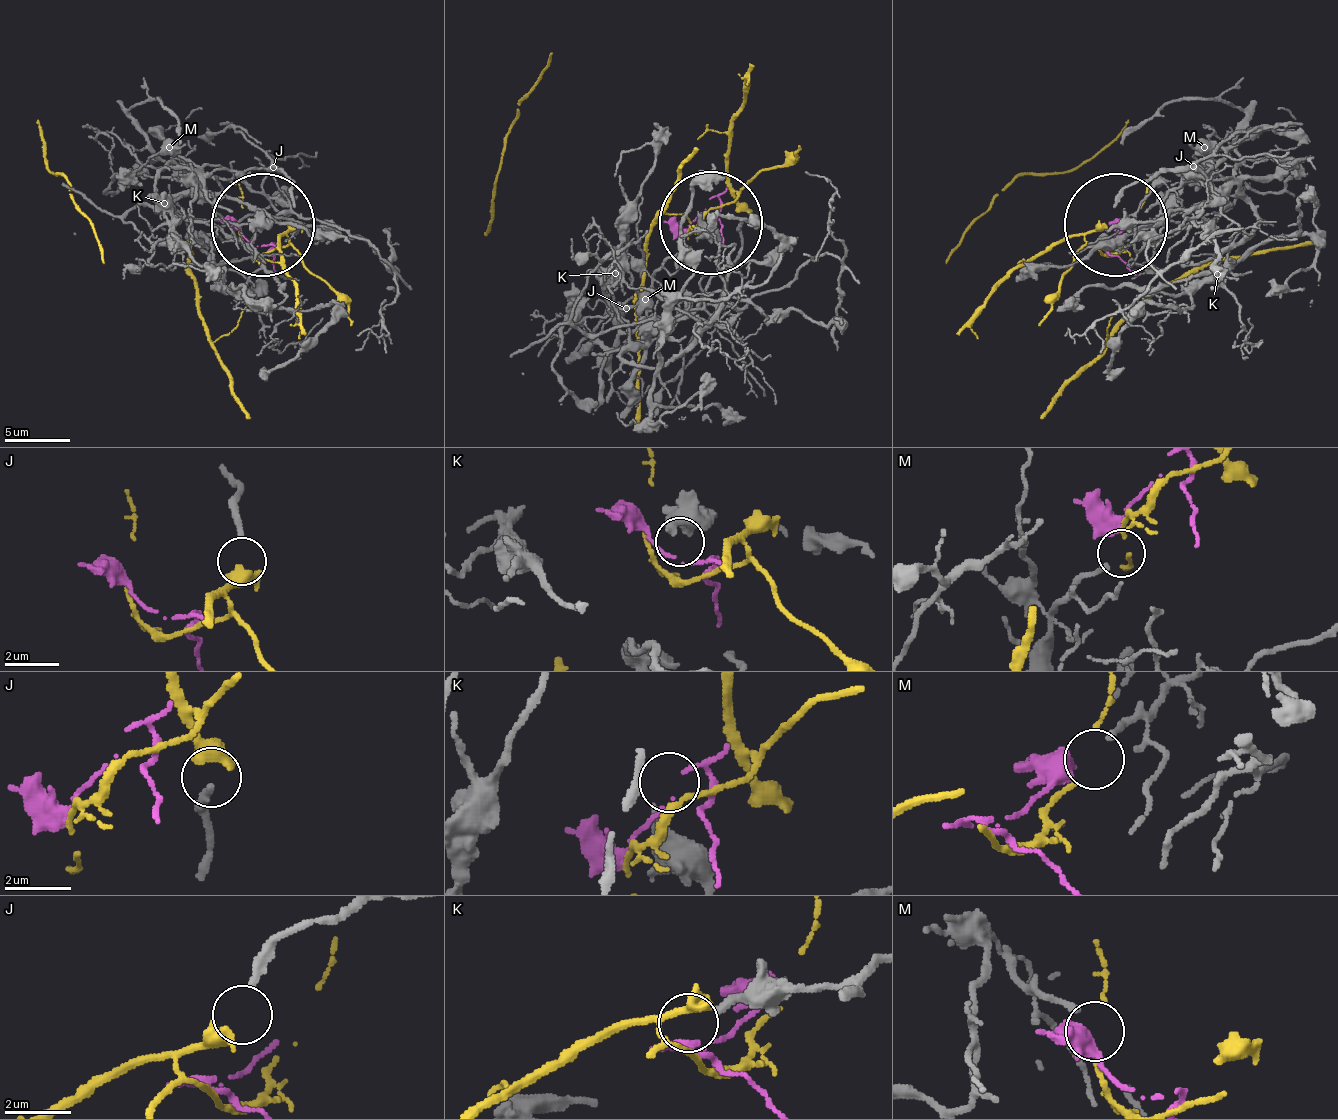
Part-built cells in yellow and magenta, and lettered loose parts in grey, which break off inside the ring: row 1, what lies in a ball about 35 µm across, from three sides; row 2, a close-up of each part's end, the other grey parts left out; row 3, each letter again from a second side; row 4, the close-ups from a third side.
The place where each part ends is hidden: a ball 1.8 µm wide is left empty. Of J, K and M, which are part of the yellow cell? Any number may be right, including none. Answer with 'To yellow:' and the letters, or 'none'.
To yellow: J

